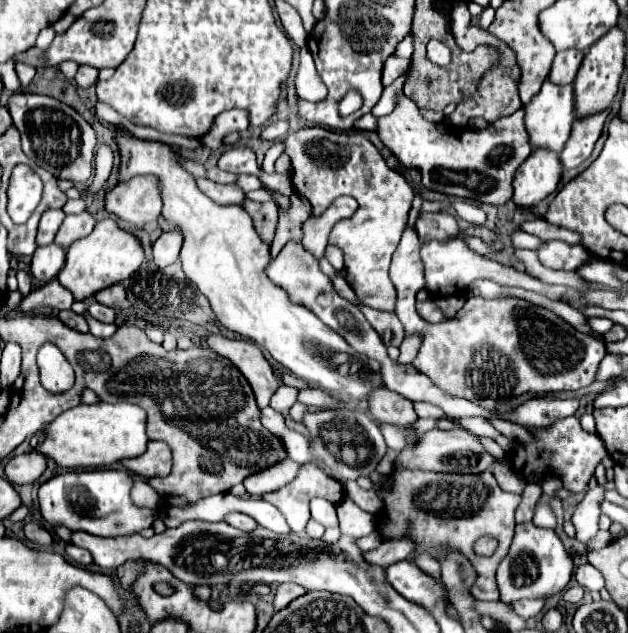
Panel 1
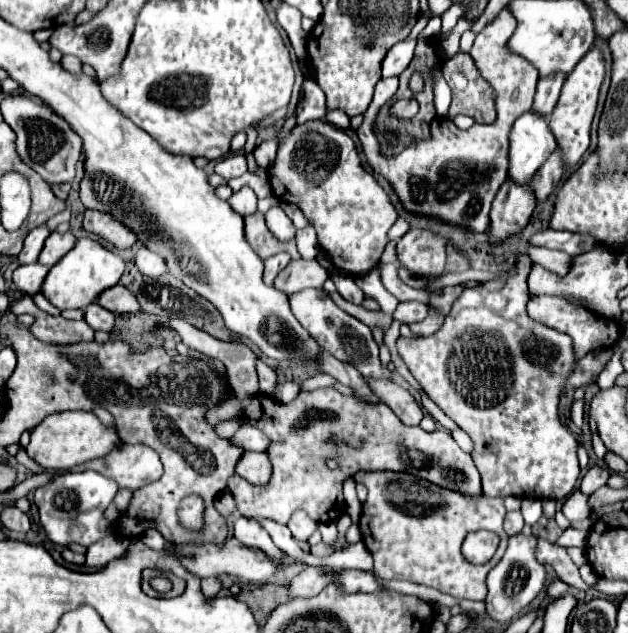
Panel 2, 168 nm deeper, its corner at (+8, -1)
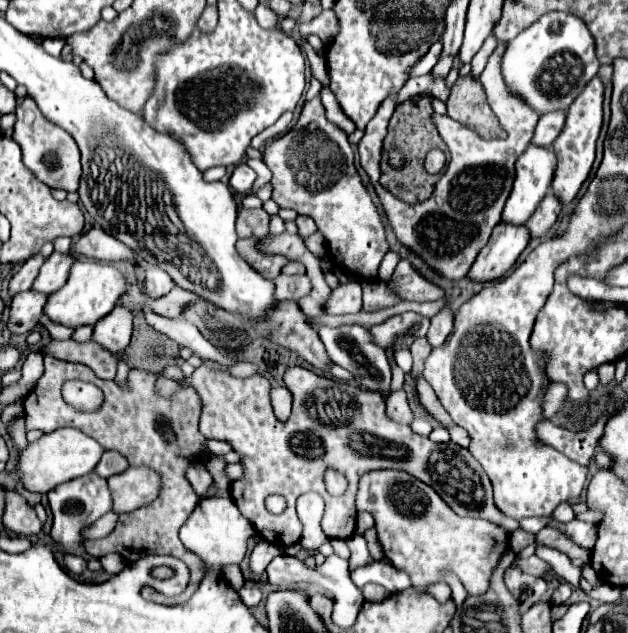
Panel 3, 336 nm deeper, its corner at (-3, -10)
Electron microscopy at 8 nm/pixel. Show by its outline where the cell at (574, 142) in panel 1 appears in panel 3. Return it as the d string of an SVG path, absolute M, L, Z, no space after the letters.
M550 190L550 192L544 196L544 200L538 204L536 212L534 212L534 214L530 216L530 220L528 220L528 228L530 228L532 238L538 238L538 236L546 234L546 232L554 226L560 210L562 210L560 198Z

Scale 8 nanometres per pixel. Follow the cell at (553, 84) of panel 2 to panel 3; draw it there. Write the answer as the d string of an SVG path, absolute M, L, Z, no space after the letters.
M556 110L556 112L542 114L540 120L538 120L532 142L552 146L552 142L556 140L556 136L560 134L560 130L564 126L564 120L566 120L566 110Z

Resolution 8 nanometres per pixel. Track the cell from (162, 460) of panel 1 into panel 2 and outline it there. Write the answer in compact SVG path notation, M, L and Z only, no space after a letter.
M117 445L109 455L81 465L117 483L119 489L141 489L163 475L159 455L145 445Z

